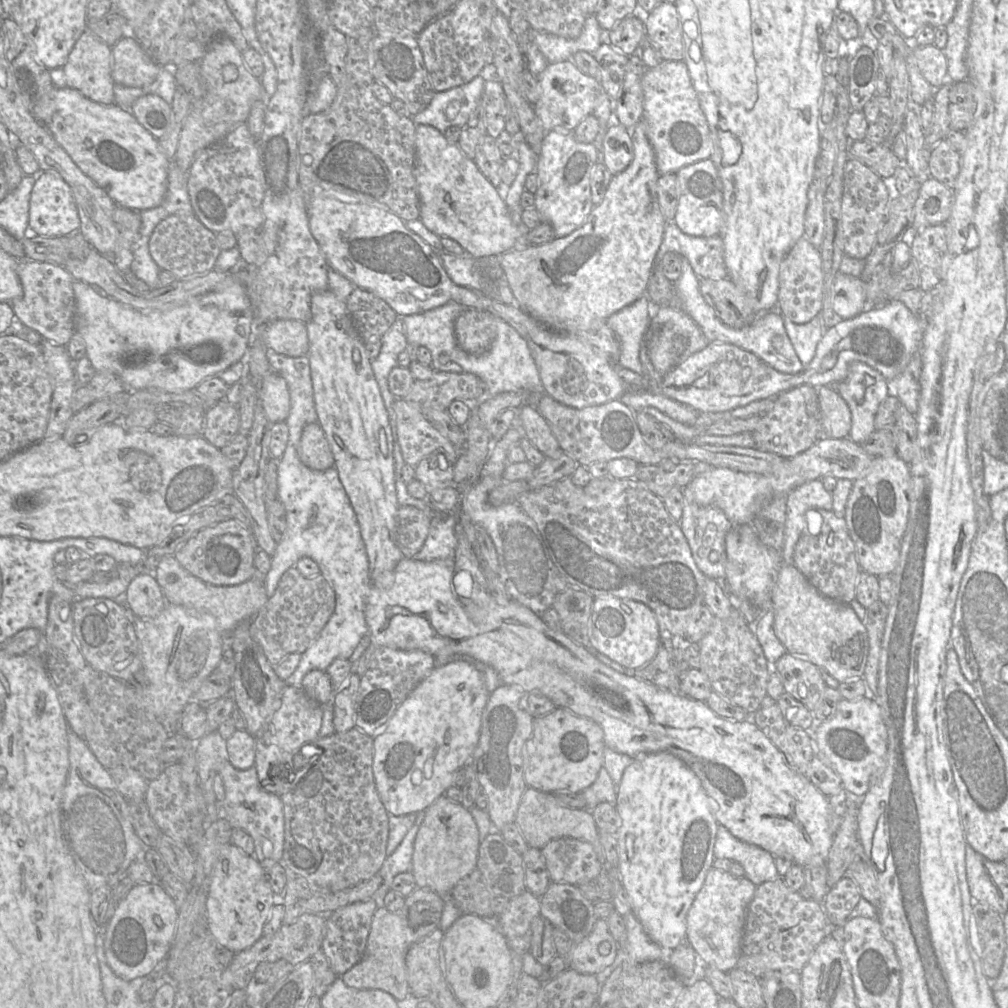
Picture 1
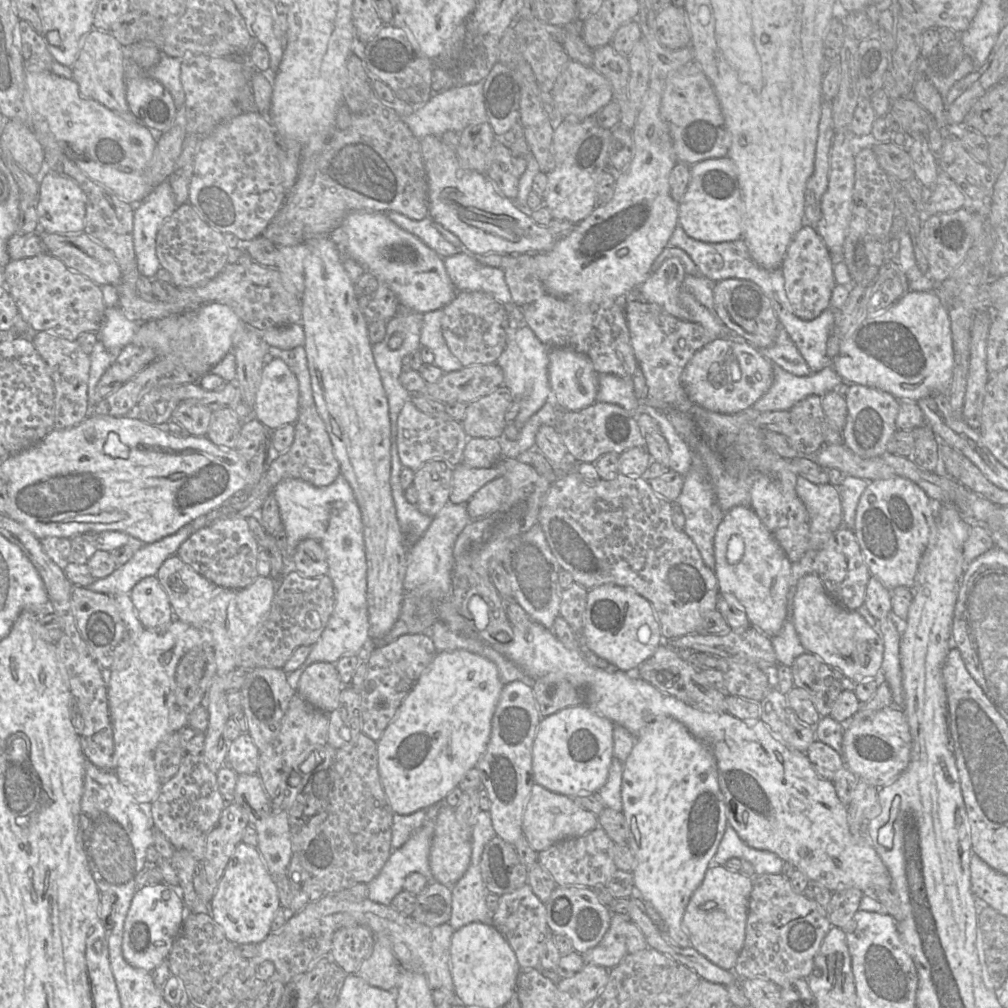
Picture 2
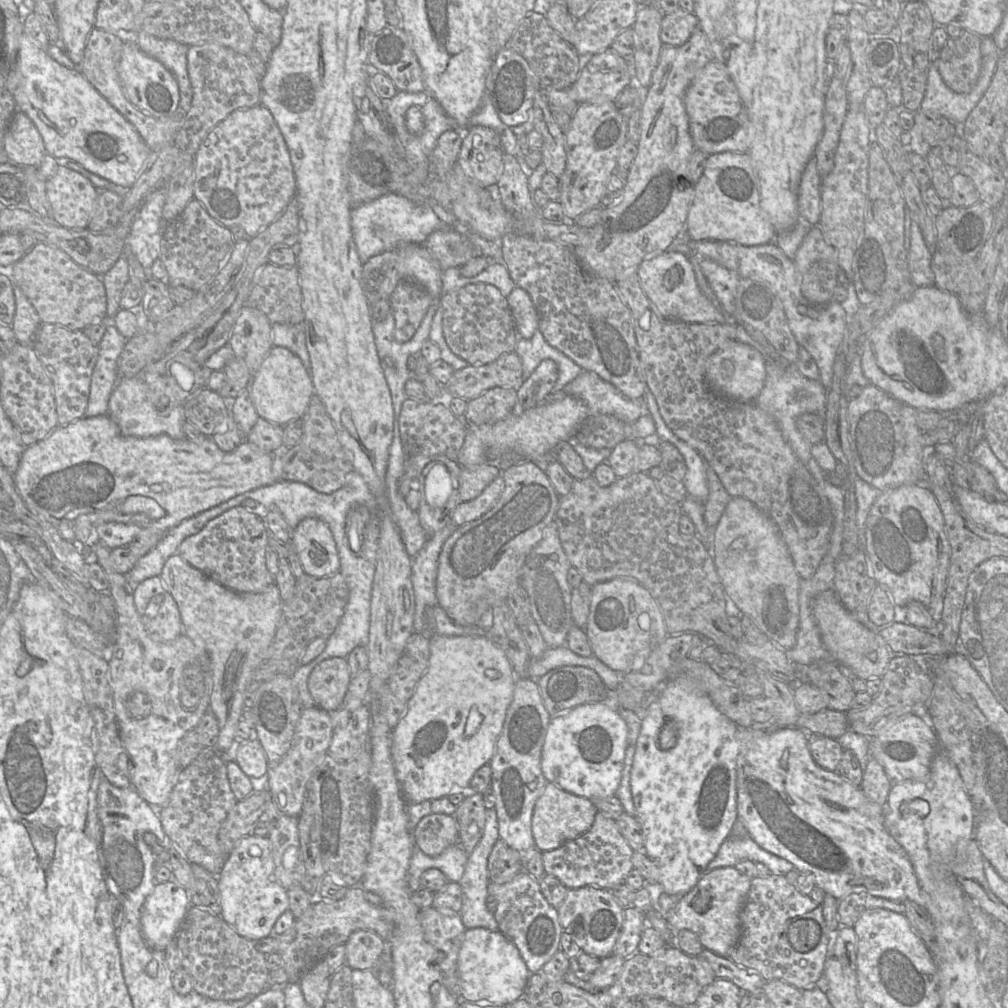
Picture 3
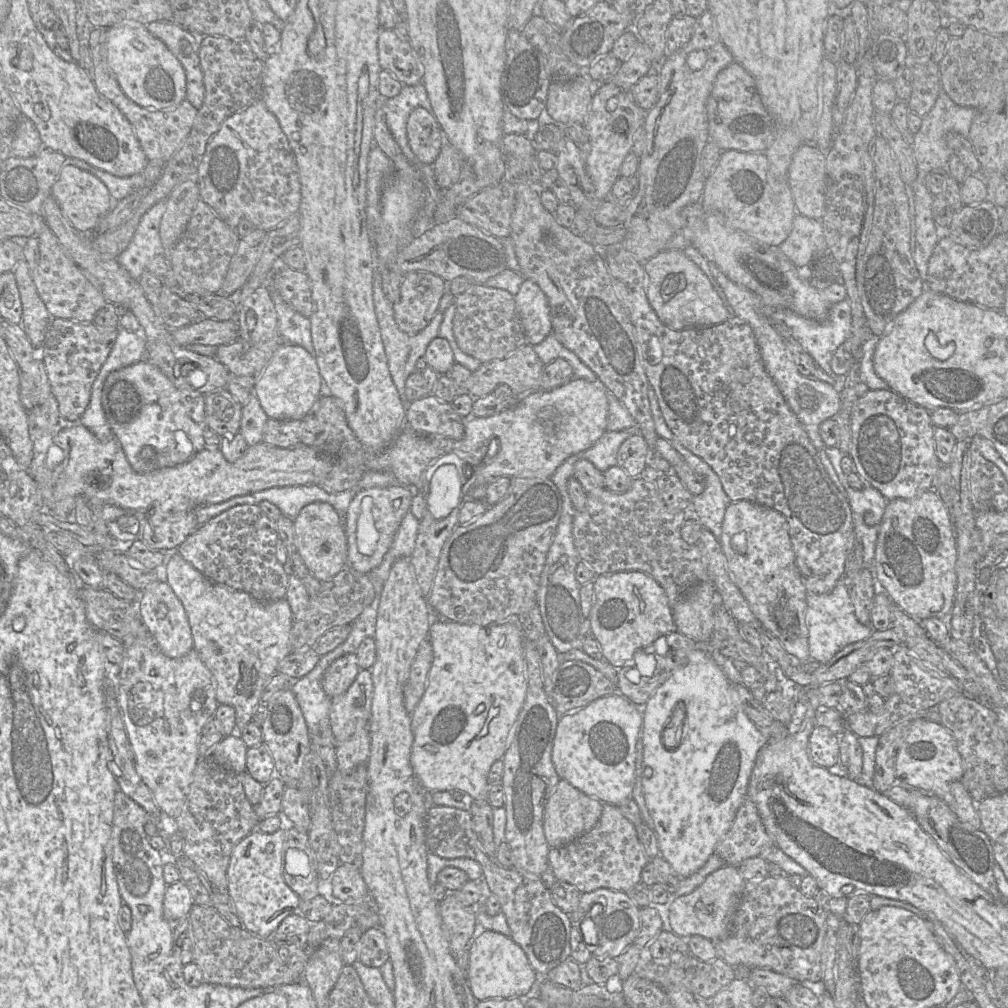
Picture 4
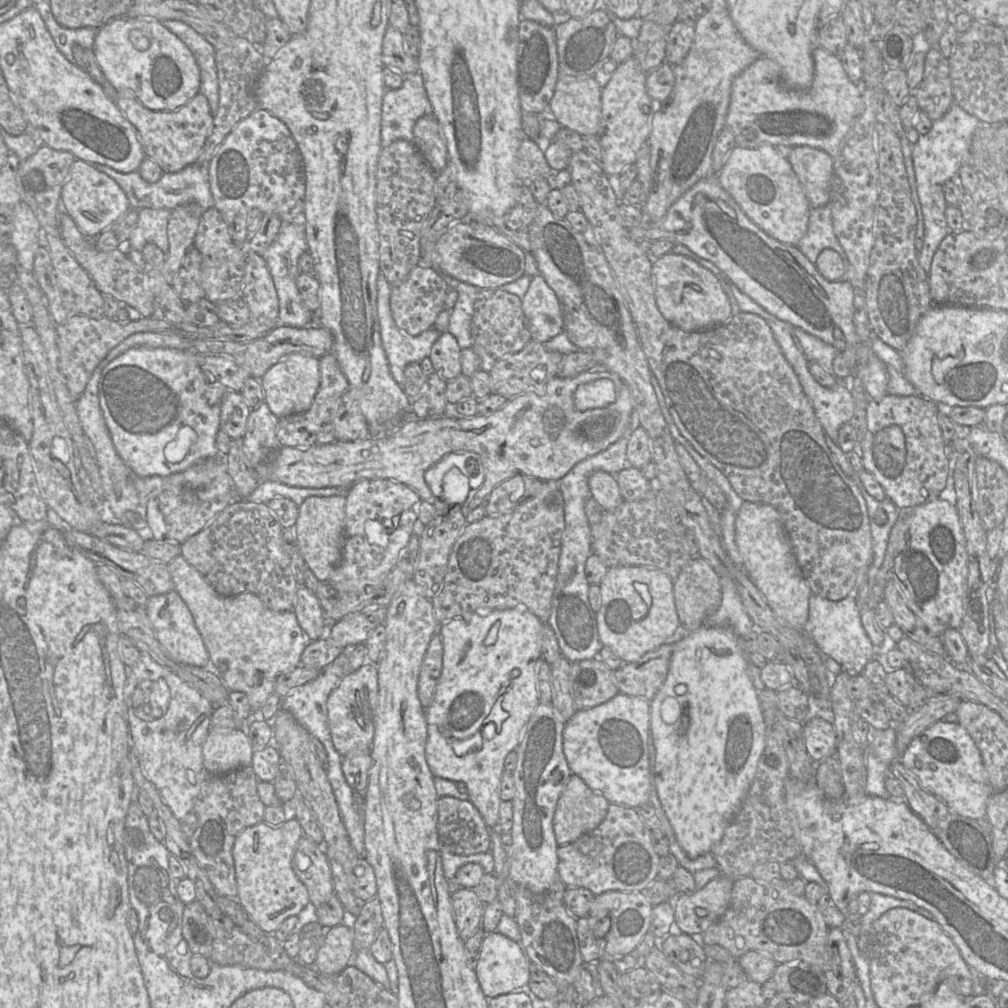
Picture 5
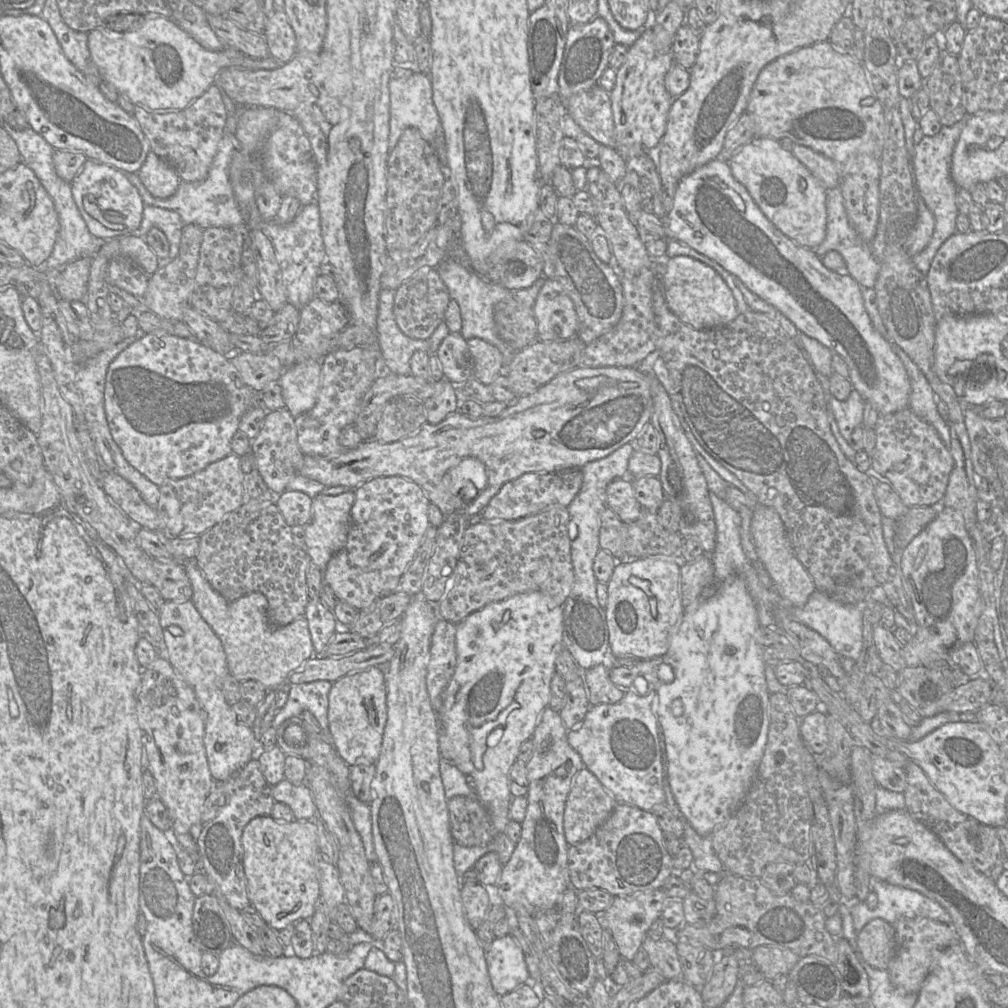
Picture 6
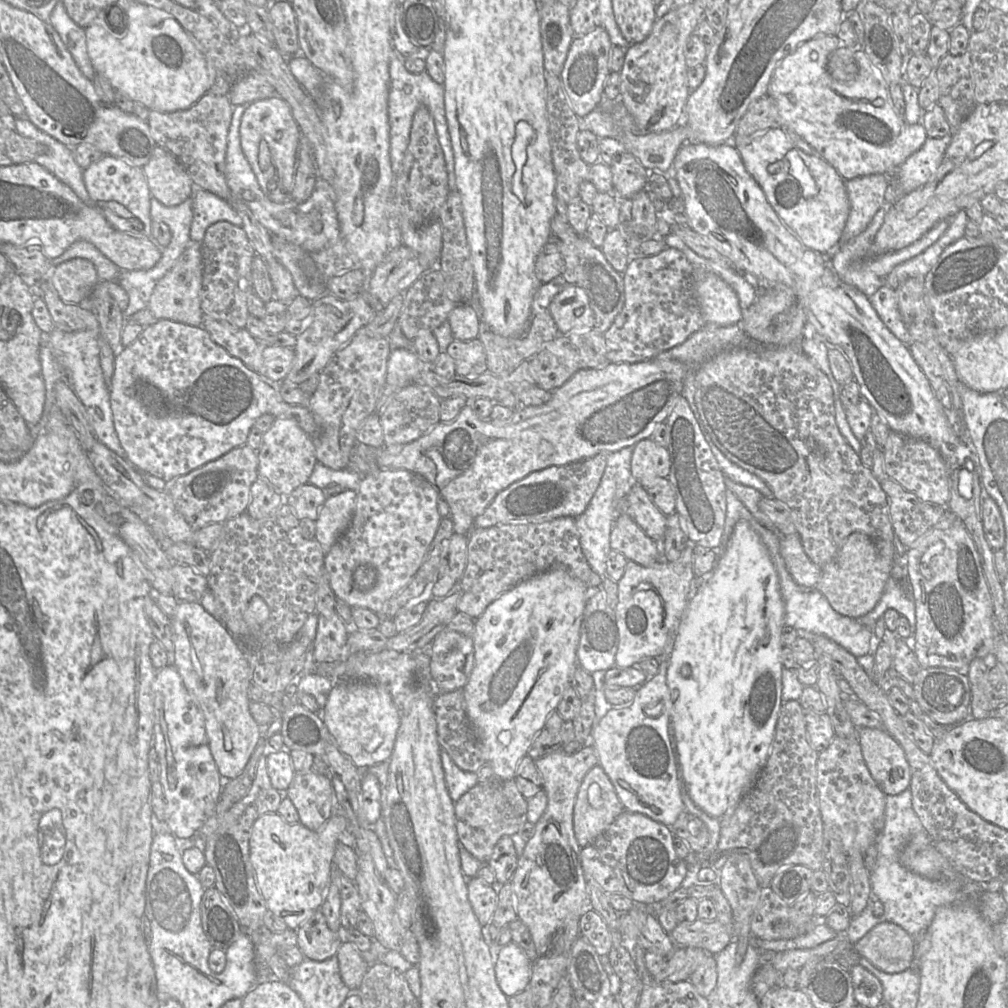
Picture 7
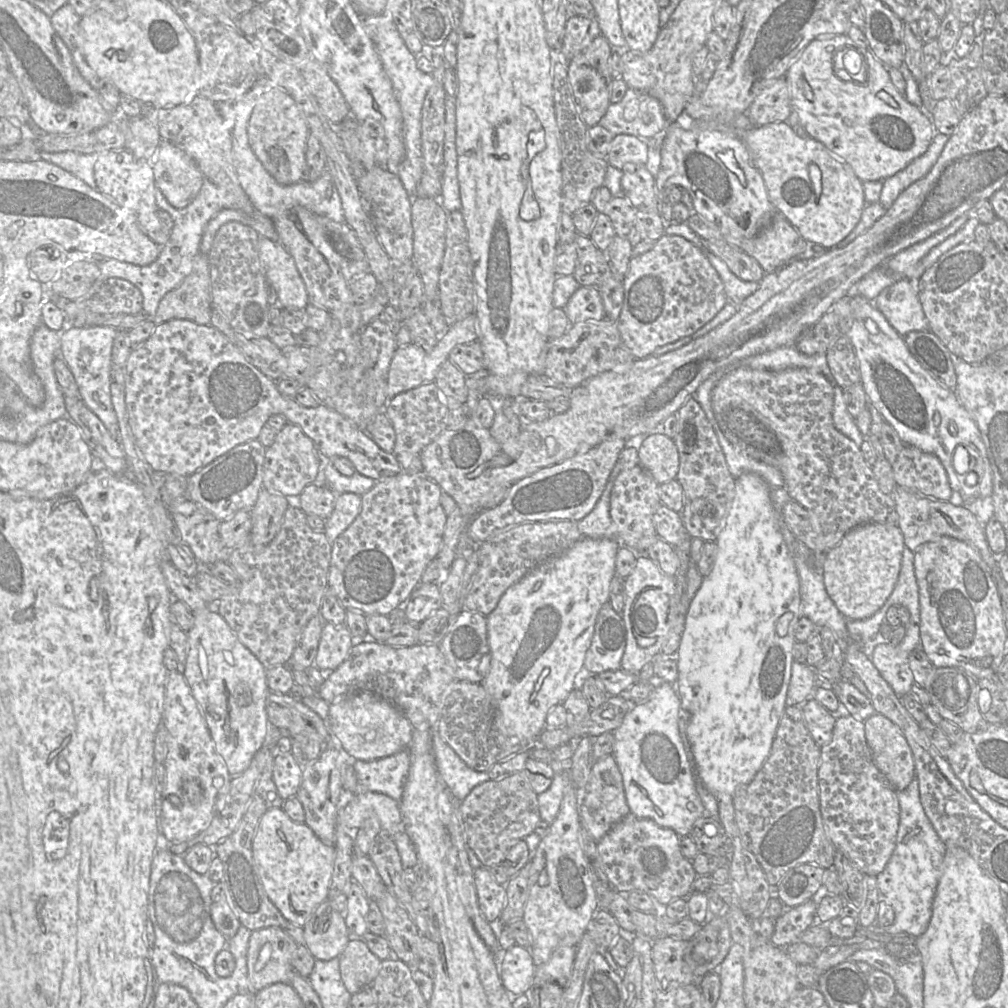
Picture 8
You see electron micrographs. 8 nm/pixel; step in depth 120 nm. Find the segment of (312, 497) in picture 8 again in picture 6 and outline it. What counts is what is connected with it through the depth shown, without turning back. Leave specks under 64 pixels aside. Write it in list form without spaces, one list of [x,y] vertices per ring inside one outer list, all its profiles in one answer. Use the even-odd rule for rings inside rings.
[[[285,490],[276,495],[274,502],[284,520],[290,526],[308,524],[312,517],[312,500],[307,494],[296,490]]]

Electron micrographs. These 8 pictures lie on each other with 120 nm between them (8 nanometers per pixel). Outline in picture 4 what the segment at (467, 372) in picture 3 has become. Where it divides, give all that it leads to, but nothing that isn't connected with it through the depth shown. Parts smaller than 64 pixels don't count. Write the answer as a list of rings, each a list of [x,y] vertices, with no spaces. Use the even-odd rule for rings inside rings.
[[[525,344],[502,359],[482,363],[472,372],[465,384],[465,391],[474,399],[490,394],[497,386],[507,385],[519,396],[539,390],[544,364],[530,344]]]

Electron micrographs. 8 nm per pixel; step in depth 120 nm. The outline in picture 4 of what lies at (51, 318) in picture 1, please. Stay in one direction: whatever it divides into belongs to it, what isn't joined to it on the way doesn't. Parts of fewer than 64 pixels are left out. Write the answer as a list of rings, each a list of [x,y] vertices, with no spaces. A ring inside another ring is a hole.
[[[46,225],[38,235],[40,259],[31,272],[37,292],[52,318],[63,318],[90,323],[106,303],[103,295],[84,276],[78,266],[63,251],[58,239]]]

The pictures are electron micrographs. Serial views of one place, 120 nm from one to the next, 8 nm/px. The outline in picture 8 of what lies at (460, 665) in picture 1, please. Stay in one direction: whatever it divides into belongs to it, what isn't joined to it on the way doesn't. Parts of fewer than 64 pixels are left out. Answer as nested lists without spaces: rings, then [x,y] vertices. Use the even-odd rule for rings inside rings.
[[[581,537],[566,552],[549,558],[529,571],[518,582],[510,586],[501,596],[496,608],[486,616],[487,636],[490,648],[490,668],[486,677],[480,682],[490,697],[494,708],[495,729],[506,737],[517,737],[522,741],[535,741],[546,727],[546,716],[557,704],[562,703],[568,694],[575,689],[575,677],[583,671],[586,652],[591,644],[598,612],[605,602],[609,602],[610,583],[615,573],[615,559],[621,544],[617,538],[593,539]]]

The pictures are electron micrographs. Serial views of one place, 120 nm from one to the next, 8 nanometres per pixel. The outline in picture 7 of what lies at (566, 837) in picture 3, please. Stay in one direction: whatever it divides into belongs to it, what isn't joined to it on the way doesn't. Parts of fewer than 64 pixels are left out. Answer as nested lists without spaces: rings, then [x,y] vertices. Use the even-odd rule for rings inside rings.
[[[596,765],[585,775],[575,801],[573,828],[578,844],[584,848],[593,843],[625,811],[615,788],[600,765]]]

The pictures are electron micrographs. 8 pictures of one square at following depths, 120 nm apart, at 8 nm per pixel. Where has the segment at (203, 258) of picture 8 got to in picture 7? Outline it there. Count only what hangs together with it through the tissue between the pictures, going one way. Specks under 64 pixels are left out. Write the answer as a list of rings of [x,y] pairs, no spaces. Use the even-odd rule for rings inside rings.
[[[190,241],[174,266],[157,282],[148,309],[158,320],[171,320],[193,327],[201,327],[204,313],[200,304],[203,275],[201,243]]]

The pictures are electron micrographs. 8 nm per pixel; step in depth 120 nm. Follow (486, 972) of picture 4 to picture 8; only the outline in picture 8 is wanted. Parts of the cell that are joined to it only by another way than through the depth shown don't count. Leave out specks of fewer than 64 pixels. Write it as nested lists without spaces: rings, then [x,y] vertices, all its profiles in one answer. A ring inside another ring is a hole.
[[[514,945],[504,952],[500,978],[506,990],[522,995],[532,988],[536,966],[528,948]]]

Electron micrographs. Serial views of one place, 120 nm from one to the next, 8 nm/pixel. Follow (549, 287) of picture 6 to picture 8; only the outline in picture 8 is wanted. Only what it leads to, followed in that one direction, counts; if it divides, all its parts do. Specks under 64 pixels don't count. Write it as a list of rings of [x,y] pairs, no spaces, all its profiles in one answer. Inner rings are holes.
[[[580,286],[562,309],[570,325],[605,318],[602,298],[593,286]]]

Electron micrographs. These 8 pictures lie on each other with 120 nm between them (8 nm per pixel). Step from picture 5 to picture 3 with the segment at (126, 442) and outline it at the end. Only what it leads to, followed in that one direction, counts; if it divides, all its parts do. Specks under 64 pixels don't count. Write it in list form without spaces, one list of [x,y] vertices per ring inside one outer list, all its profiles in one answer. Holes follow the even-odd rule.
[[[141,376],[119,379],[109,398],[108,415],[124,436],[146,438],[164,434],[176,440],[184,438],[184,405],[173,408],[167,416],[161,416],[149,401],[148,387]]]

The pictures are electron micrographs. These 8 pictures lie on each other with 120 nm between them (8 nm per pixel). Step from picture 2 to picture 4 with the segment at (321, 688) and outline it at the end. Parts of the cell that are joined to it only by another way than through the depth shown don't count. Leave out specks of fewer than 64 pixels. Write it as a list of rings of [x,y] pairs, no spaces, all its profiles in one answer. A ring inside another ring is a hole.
[[[356,653],[341,656],[331,663],[322,678],[324,692],[332,699],[345,693],[360,671]]]

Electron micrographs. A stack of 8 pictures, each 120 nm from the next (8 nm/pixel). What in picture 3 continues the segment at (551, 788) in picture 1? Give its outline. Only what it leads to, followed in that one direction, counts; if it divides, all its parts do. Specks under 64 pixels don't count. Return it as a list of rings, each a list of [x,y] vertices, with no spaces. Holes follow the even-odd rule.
[[[592,702],[551,717],[541,751],[541,769],[549,783],[588,799],[615,796],[620,785],[628,727],[609,702]]]

